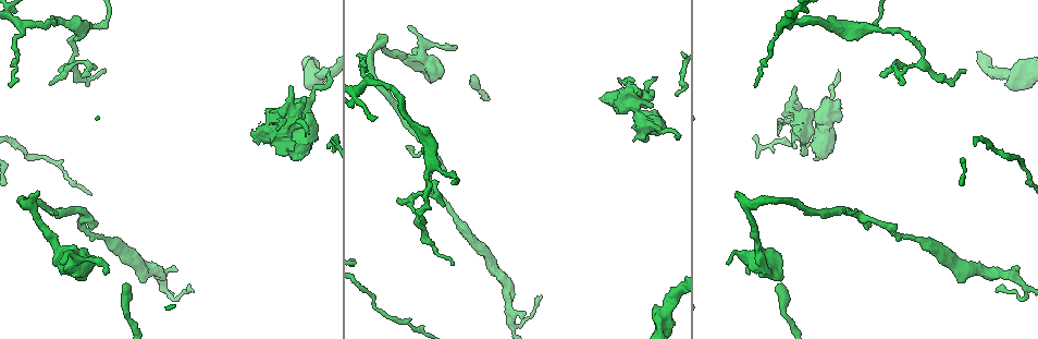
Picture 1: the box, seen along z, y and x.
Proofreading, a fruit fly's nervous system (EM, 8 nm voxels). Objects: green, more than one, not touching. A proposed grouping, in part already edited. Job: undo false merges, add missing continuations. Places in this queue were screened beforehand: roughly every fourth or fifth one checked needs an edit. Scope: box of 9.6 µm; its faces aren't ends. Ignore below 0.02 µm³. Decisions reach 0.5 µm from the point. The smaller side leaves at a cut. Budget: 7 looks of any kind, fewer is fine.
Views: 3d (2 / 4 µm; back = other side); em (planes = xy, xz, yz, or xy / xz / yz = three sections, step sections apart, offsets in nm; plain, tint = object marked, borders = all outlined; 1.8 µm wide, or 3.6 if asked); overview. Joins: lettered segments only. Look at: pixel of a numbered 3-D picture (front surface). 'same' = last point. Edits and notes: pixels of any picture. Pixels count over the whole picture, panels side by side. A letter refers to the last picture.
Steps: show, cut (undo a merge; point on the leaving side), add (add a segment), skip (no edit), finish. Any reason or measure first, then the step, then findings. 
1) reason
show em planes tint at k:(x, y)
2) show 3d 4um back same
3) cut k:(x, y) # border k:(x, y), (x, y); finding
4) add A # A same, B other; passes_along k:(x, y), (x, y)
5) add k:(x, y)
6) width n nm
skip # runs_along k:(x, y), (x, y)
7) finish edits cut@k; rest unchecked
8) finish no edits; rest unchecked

show 3d 4um at 1:(632, 102)

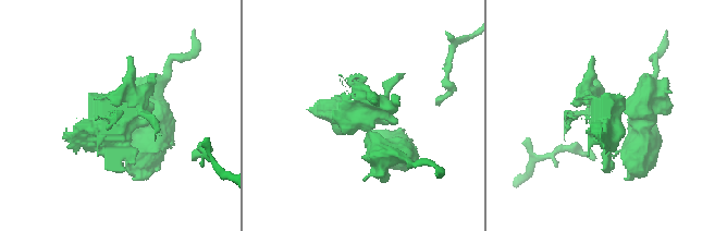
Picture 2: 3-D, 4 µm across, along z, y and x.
need the tissue
show em planes borders at 2:(116, 108)

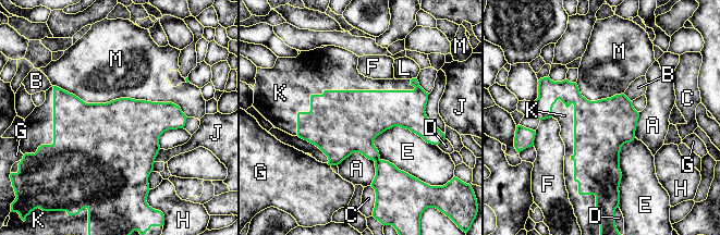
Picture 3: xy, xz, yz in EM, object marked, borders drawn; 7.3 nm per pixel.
width 400 nm
add 3:(331, 67) # A other, B other, C other, D other, E other, F other, G other, H other, J other, K same, L other, M other; it goes on there

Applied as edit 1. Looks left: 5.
redraw
show overview

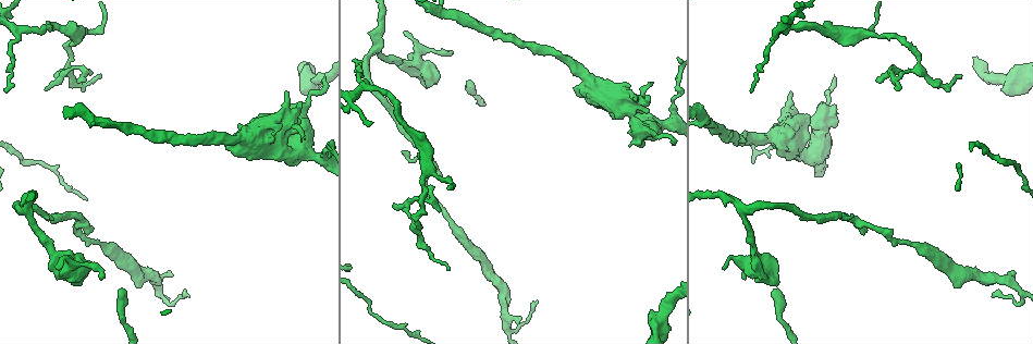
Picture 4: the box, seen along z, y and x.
show em yz step 4 tint at 4:(417, 227)

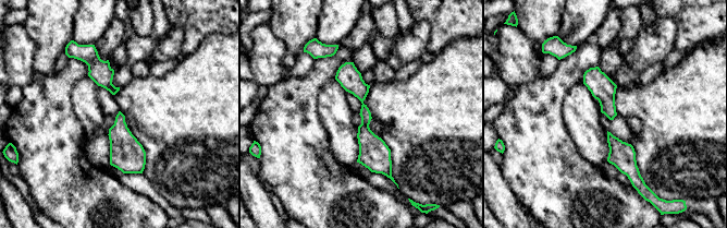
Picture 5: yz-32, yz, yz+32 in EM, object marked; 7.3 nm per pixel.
show em planes borders same

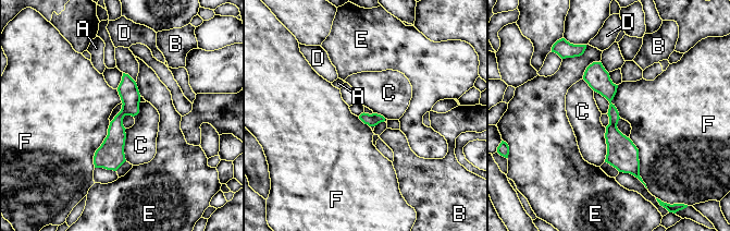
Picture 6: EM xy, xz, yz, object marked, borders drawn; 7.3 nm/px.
skip # A other, B other, C other, D other, E other, F other; runs_along 6:(595, 64), (609, 94), (613, 135), (636, 173); continuous, no second neuron

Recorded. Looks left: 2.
branch stops here
show em planes borders at 4:(723, 269)

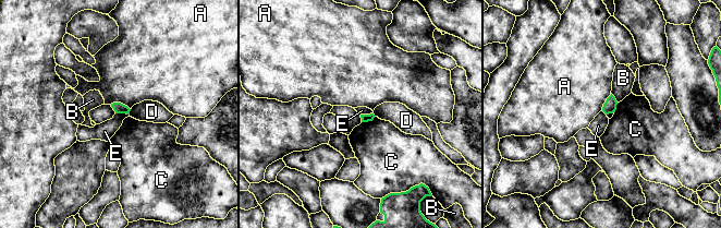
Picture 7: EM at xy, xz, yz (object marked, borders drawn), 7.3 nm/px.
skip # A other, B other, C other, D other, E other; border 7:(115, 112), (129, 115); none of them fits

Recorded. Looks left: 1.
finish edits add@3; rest unchecked

